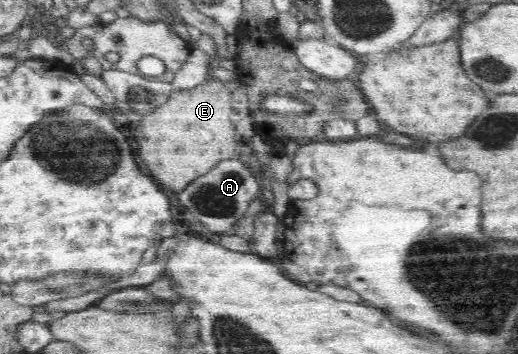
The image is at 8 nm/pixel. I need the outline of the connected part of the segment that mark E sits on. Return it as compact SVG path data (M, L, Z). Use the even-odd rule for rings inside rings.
M208 79L204 84L197 85L192 89L175 90L166 103L154 110L154 113L140 118L140 123L131 133L140 147L140 159L146 163L150 175L158 181L160 187L168 187L172 191L186 189L188 183L198 179L200 175L206 175L219 161L237 158L238 151L234 149L234 136L236 126L230 120L232 105L230 104L231 93L226 90L224 83Z

